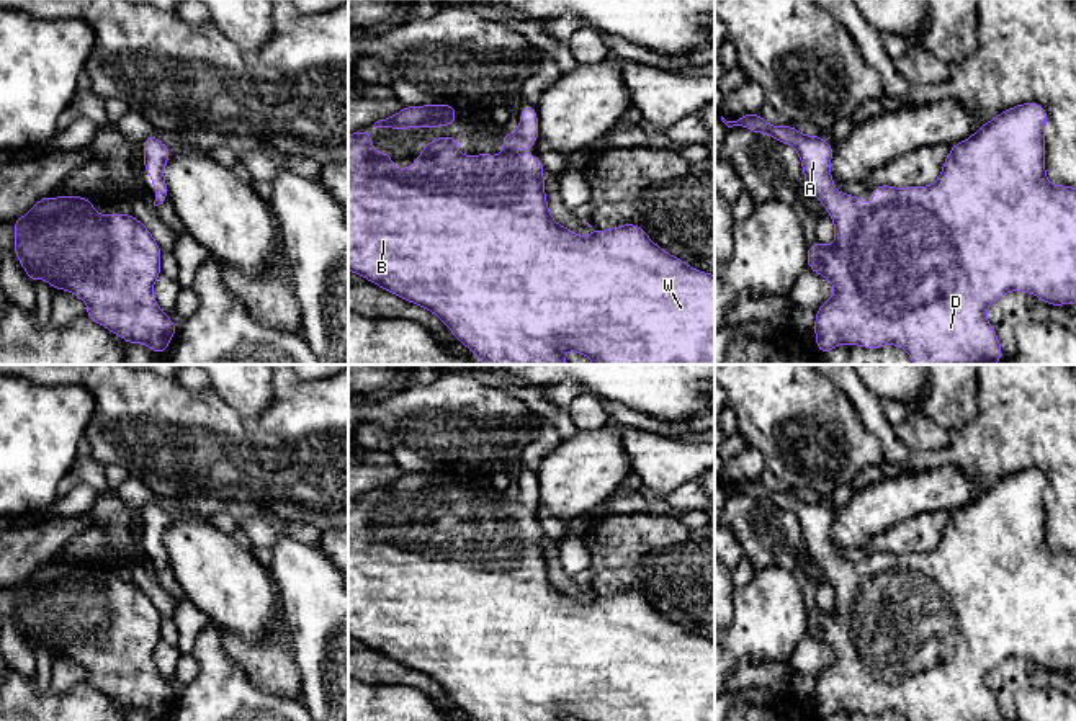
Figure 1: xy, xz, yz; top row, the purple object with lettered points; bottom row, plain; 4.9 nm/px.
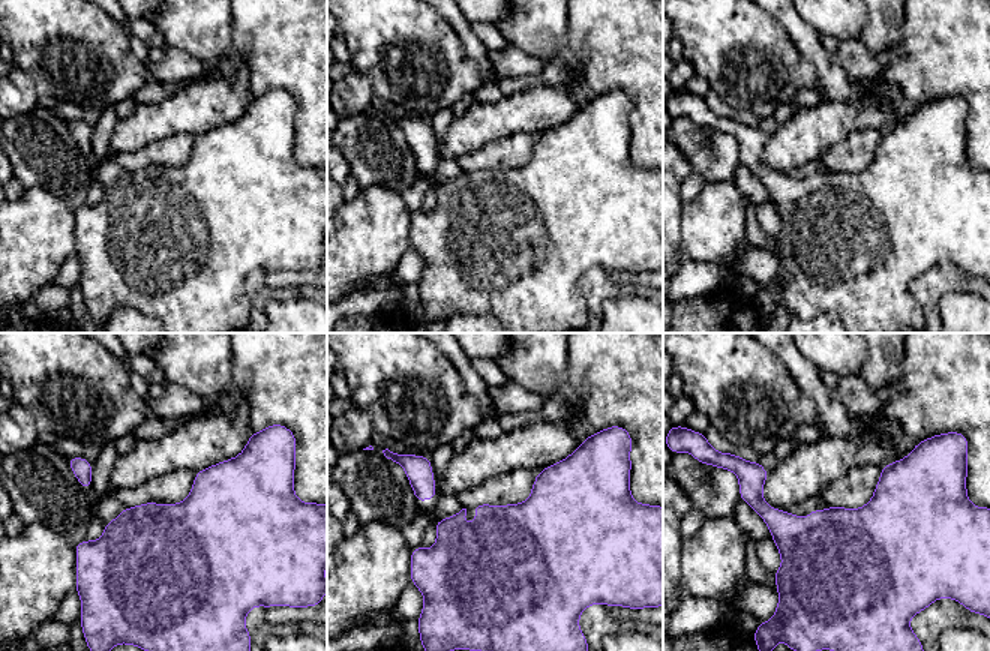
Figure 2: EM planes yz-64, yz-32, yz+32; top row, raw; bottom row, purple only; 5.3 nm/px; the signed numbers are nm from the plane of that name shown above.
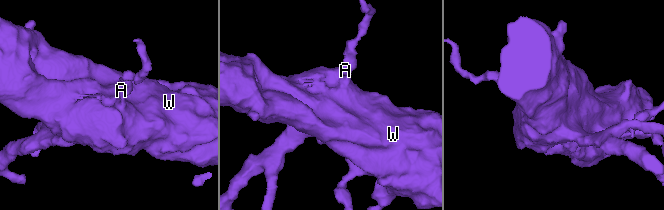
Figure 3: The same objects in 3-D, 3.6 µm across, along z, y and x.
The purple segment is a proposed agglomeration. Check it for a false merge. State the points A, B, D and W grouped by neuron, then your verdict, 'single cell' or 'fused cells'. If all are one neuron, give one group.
A B D W | single cell

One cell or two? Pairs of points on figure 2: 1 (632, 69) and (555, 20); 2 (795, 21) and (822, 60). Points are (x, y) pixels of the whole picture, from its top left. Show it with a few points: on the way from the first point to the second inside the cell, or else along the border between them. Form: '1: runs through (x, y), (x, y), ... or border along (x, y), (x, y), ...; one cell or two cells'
1: border along (569, 15), (569, 41), (551, 59); two cells
2: runs through (800, 30), (813, 51); one cell

